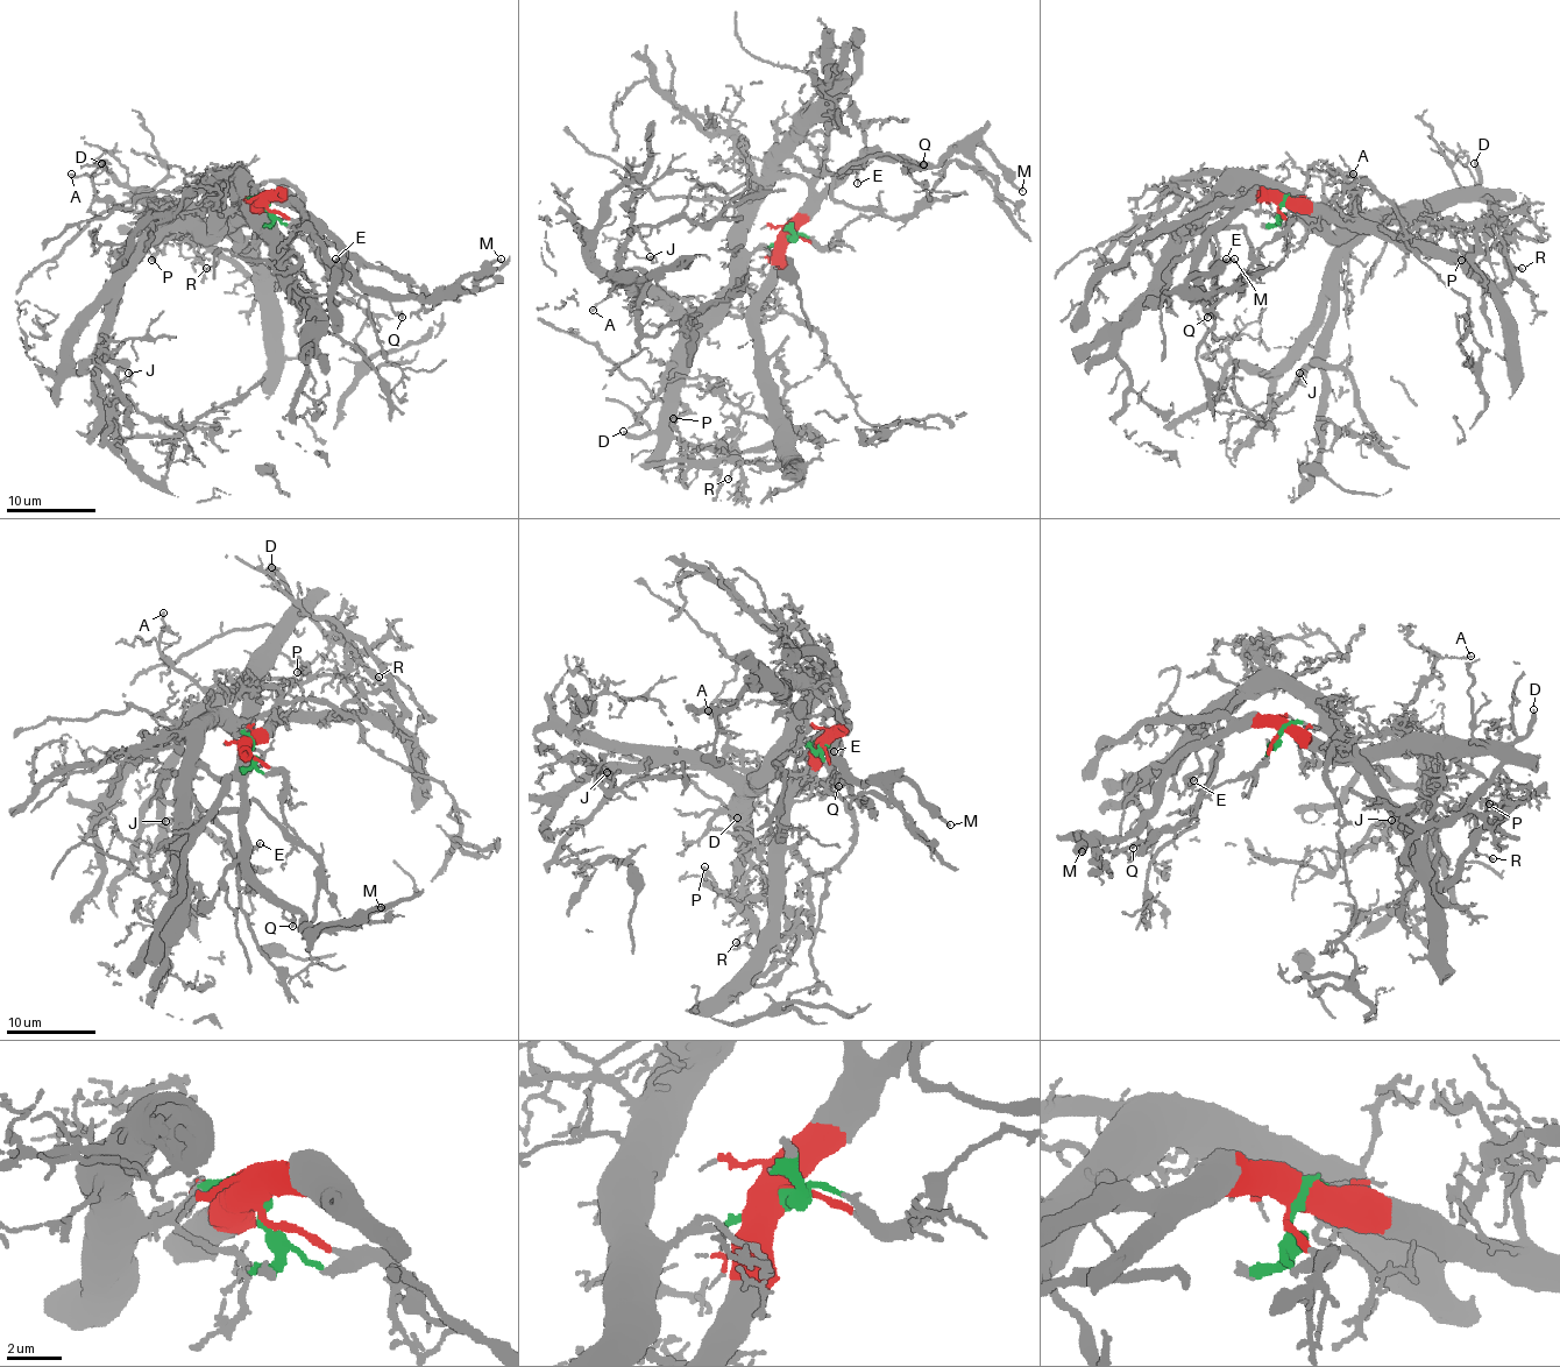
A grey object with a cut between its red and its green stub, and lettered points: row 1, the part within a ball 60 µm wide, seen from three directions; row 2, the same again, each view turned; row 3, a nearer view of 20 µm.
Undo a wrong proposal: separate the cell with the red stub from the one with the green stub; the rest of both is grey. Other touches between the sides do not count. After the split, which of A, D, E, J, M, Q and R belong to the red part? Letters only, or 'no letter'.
E, M, Q, R

